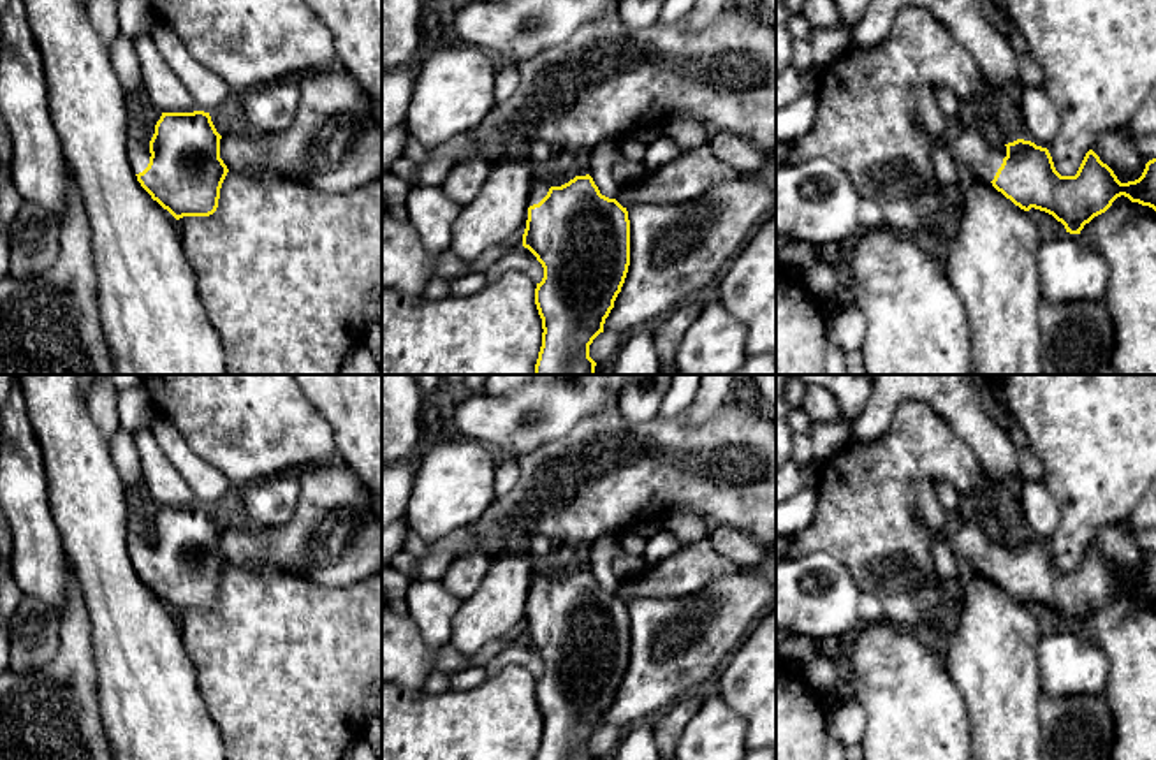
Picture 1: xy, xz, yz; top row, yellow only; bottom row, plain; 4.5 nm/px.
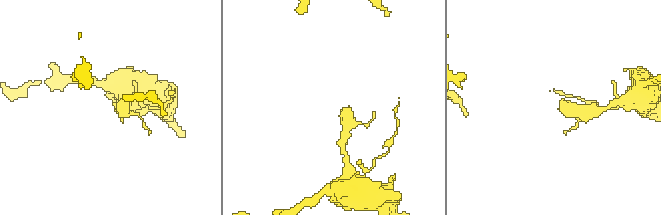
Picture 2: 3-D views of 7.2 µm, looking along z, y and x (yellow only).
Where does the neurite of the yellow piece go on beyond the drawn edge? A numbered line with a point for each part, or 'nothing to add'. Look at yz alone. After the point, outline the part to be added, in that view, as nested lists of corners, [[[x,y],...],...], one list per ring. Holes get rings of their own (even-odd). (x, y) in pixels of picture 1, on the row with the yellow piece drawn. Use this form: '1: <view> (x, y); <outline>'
1: yz (973, 143); [[[966,116],[966,120],[955,128],[950,139],[950,150],[955,162],[971,167],[975,178],[984,181],[994,179],[1006,157],[1005,142],[994,135],[987,123],[973,116]]]

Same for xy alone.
1: xy (138, 148); [[[134,130],[127,142],[127,155],[135,174],[143,172],[150,164],[150,141],[139,130]]]

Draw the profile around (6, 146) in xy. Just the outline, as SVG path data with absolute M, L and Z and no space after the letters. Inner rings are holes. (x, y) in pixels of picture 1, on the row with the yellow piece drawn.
M0 118L0 160L4 169L11 174L11 162L12 162L12 142L5 123Z

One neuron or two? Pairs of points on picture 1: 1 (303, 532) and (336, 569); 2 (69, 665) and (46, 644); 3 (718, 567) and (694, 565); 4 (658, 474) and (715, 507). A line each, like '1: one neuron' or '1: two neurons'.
1: one neuron
2: two neurons
3: one neuron
4: one neuron

